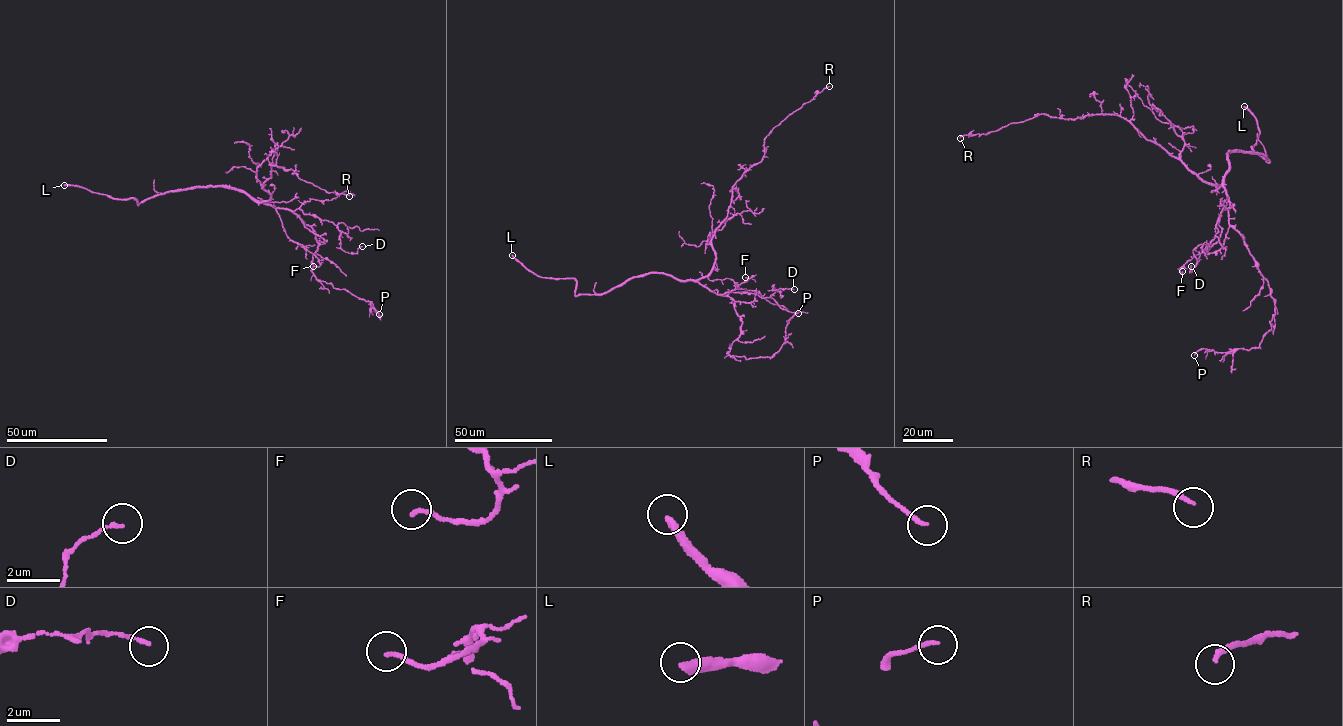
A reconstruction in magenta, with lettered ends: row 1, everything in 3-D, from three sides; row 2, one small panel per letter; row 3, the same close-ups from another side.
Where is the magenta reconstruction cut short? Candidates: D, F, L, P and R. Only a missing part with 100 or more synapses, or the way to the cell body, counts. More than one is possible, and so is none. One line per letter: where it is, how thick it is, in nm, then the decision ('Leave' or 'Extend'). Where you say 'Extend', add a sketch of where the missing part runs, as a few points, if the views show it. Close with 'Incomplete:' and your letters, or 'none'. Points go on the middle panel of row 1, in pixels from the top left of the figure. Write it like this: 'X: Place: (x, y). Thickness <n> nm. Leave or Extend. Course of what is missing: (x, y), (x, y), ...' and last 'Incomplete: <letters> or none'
D: Place: (794, 289). Thickness 140 nm. Leave
F: Place: (745, 277). Thickness 160 nm. Leave
L: Place: (512, 255). Thickness 320 nm. Extend
P: Place: (798, 313). Thickness 140 nm. Leave
R: Place: (829, 86). Thickness 180 nm. Leave
Incomplete: L

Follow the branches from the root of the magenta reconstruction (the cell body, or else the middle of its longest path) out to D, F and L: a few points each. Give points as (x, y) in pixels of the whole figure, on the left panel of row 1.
D: (265, 202), (259, 202), (332, 221), (342, 231), (341, 247), (346, 252), (356, 253), (362, 246)
F: (265, 202), (259, 202), (275, 209), (291, 240), (315, 255), (320, 265), (313, 266)
L: (265, 202), (254, 201), (226, 187), (200, 186), (156, 194), (138, 205), (133, 198), (112, 199), (64, 185)

